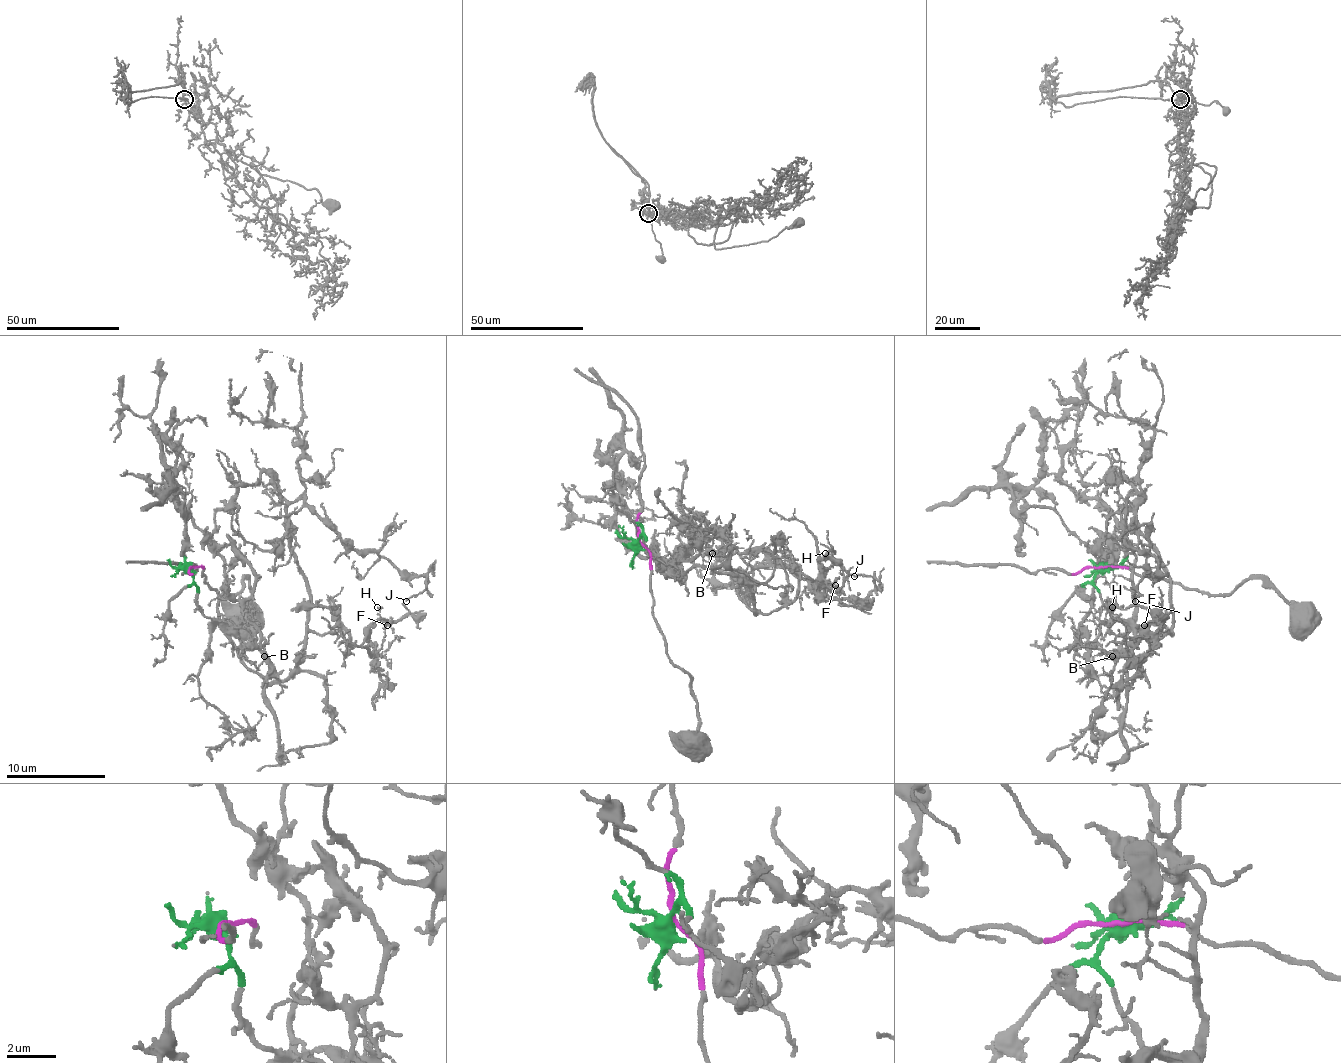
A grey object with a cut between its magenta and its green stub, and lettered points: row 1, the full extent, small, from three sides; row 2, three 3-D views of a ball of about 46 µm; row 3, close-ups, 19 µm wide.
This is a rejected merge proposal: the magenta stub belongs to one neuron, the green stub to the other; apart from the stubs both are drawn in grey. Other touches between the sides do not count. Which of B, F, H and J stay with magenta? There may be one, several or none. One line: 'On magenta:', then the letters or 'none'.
On magenta: none

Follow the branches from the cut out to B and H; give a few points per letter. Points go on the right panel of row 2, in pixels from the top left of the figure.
B: (1102, 567), (1095, 576), (1102, 606), (1117, 621), (1115, 619), (1100, 626), (1097, 641), (1112, 656)
H: (1102, 567), (1102, 606), (1135, 636), (1130, 683), (1172, 633), (1142, 636), (1139, 658), (1112, 606)

